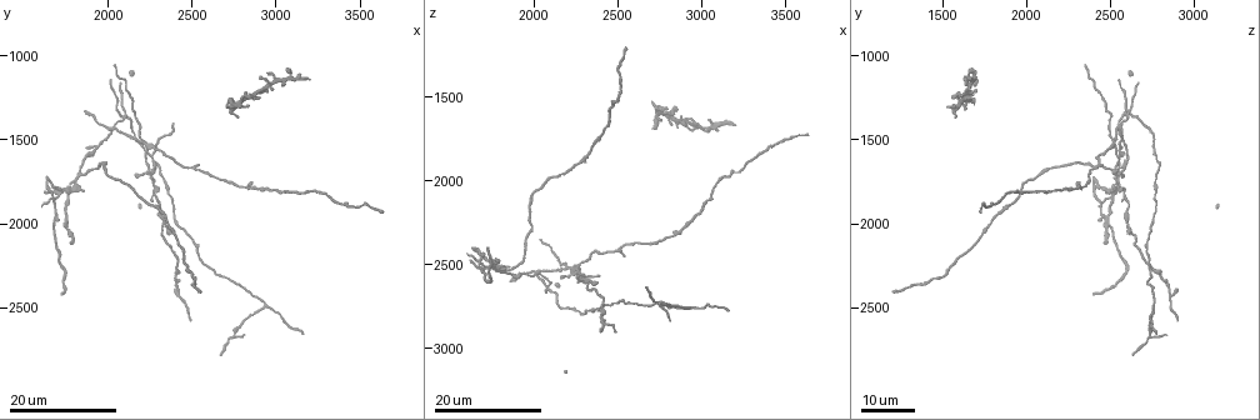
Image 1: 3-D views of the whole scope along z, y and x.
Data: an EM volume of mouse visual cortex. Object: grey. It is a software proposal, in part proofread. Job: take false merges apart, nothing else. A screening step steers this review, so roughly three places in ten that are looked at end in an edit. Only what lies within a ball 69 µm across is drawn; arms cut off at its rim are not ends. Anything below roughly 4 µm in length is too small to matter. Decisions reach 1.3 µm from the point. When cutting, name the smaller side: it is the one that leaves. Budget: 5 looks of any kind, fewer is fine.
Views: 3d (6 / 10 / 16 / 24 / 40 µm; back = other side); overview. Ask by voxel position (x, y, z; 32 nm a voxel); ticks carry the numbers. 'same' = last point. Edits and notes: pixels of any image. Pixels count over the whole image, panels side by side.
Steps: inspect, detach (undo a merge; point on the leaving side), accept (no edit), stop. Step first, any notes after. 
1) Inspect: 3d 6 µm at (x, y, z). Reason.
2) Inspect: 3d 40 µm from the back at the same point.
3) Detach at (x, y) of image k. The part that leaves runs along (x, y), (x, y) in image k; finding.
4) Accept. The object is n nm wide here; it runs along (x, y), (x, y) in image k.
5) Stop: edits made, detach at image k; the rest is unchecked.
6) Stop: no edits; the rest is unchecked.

Inspect: 3d 24 µm at (2940, 2500, 2740). Three arms meet.

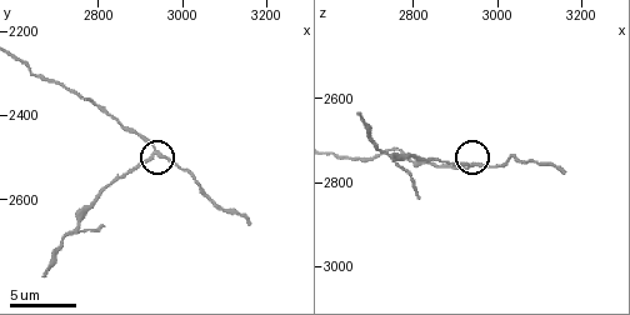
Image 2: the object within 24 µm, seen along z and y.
Inspect: 3d 10 µm at (2940, 2490, 2755). Closer look.

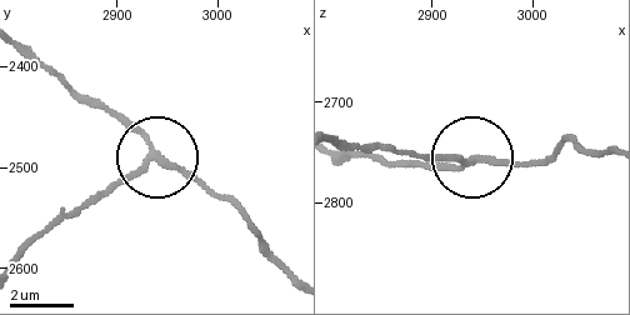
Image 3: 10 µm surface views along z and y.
Detach at (110, 183) of image 3. The side arm is 10 µm long; 3 arms meet here; a second cell is stuck on.

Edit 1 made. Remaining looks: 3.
Inspect: overview.

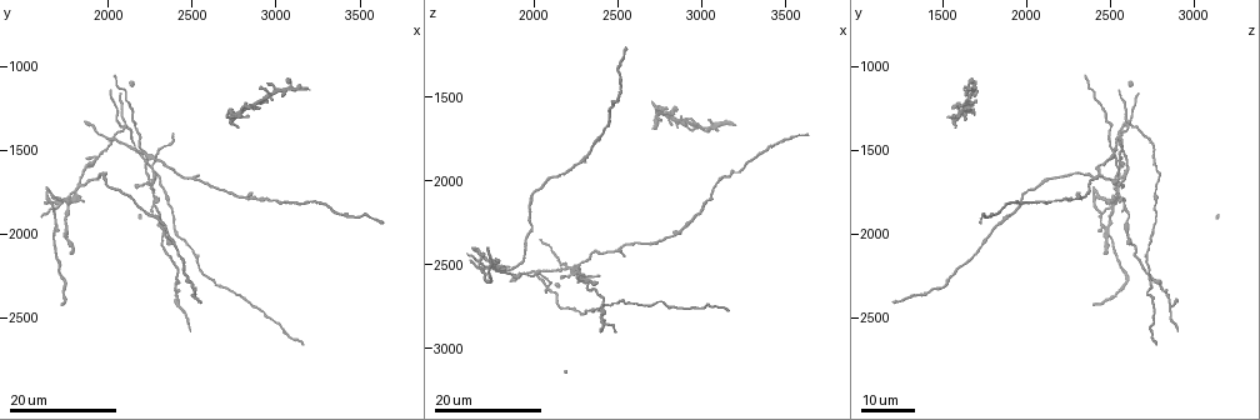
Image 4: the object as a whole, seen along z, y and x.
Inspect: 3d 16 µm at (2200, 1500, 2520). Side arm on a straight run.

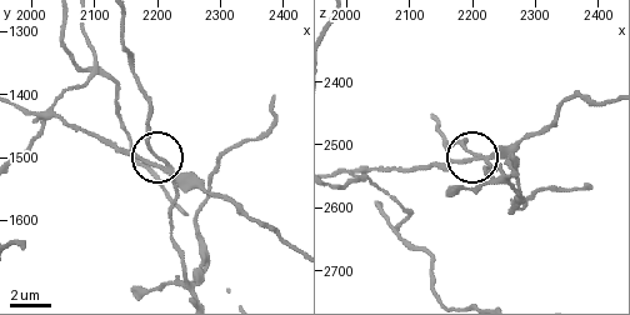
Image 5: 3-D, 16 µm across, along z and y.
Inspect: 3d 6 µm at (2205, 1500, 2515). Closer look.

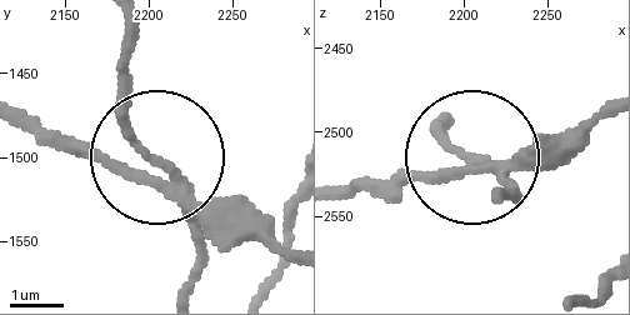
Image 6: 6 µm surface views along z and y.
Detach at (131, 136) of image 6. 3 arms meet here; the part that leaves runs along (183, 199), (195, 248), (186, 288) in image 6; two cells meet here.

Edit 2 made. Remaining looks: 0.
Stop: edits made, detach at image 3, detach at image 6; the rest is unchecked.

